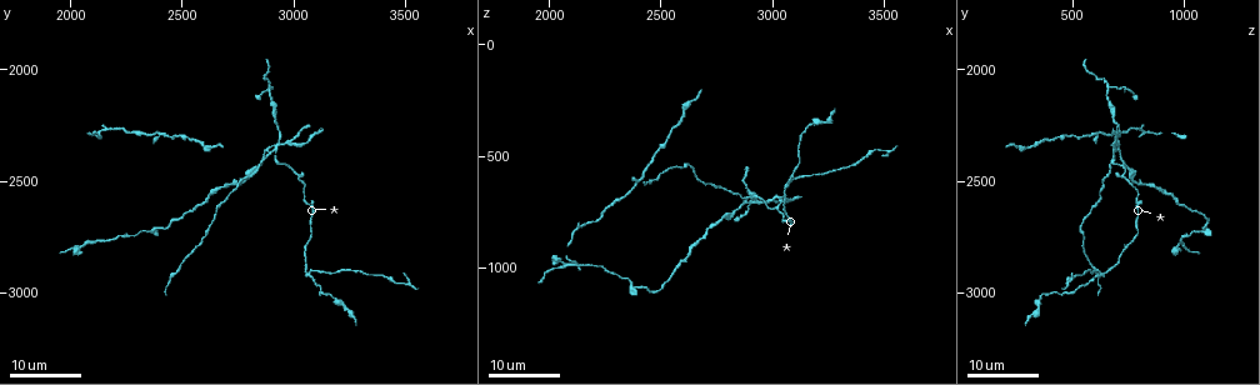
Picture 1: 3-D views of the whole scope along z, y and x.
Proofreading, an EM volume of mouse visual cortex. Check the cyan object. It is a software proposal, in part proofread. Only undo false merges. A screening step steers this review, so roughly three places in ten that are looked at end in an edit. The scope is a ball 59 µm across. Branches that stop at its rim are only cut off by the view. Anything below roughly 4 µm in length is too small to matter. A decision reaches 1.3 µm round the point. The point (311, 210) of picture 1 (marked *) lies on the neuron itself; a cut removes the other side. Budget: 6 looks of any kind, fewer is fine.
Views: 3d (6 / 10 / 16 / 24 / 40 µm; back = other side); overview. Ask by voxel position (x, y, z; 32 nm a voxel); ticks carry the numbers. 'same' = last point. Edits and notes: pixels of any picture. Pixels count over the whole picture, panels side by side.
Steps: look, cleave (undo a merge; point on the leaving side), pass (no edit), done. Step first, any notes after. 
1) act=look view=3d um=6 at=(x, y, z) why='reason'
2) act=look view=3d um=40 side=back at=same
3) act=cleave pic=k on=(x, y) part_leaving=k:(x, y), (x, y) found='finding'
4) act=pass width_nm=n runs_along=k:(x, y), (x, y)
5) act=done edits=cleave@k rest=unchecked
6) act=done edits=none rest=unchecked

act=look view=3d um=16 at=(2900, 2080, 660) why='branch point'

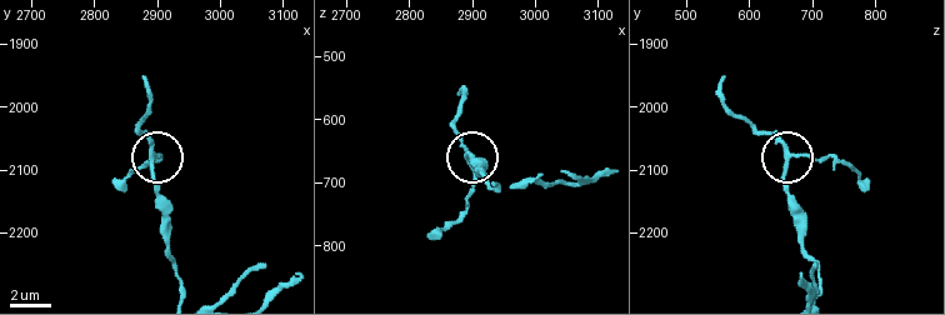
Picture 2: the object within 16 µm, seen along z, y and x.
act=look view=3d um=6 at=(2890, 2080, 665)

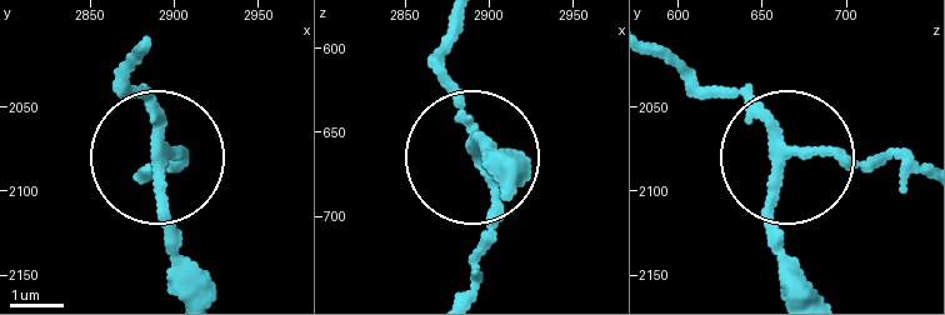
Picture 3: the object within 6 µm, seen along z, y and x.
act=pass arms=3 runs_along=3:(813, 288), (771, 208), (776, 168), (799, 154), (920, 163) found='all the same neuron'

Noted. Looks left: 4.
act=look view=3d um=16 at=(3060, 2900, 630) why='arms part here'

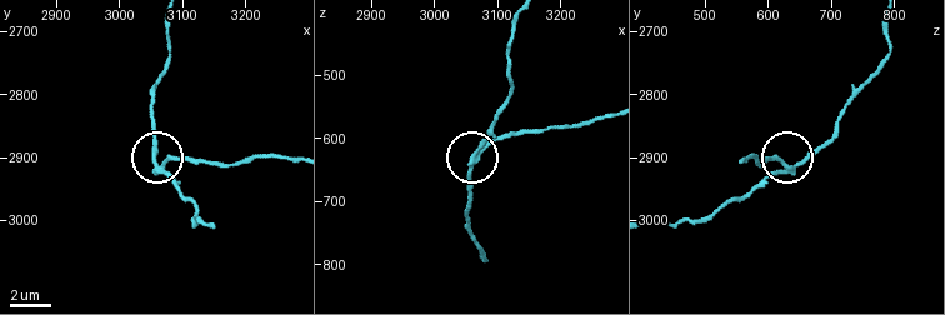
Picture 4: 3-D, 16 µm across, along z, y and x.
act=look view=3d um=10 at=(3070, 2915, 625)

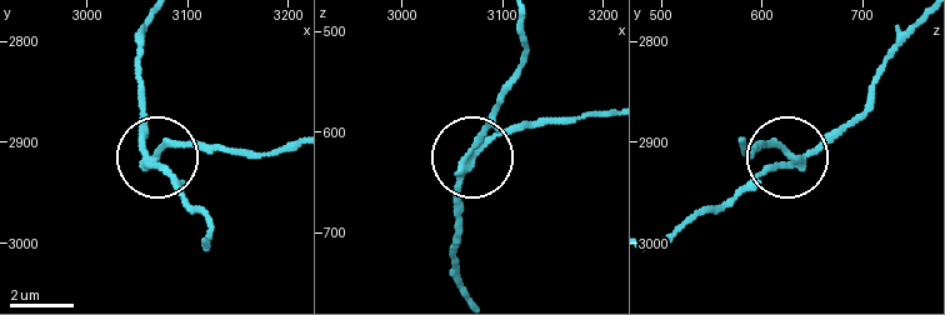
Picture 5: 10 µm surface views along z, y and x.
act=cleave pic=5 on=(188, 146) arms=3 found='two neurons meet here'

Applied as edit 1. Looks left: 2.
act=look view=3d um=24 at=(3180, 3030, 350) why='thick turns thin'

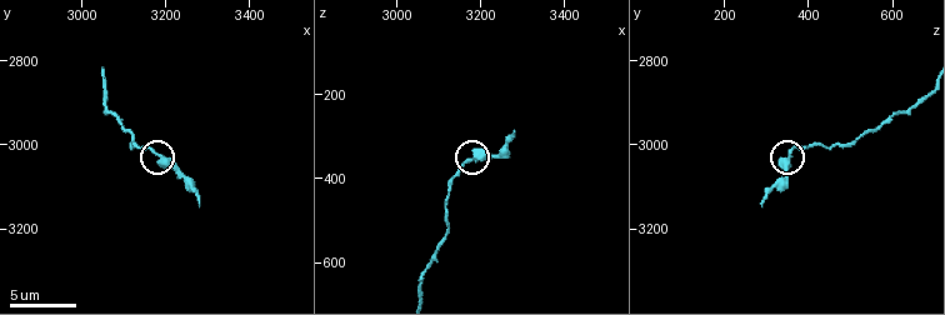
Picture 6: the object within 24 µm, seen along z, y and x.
act=look view=3d um=10 at=(3175, 3020, 355)

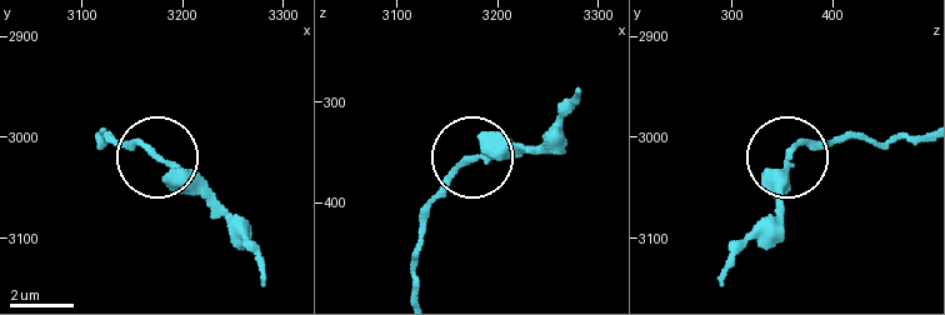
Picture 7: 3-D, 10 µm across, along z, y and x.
act=pass runs_along=7:(921, 135), (800, 145), (786, 159), (776, 213) found='one neuron here'

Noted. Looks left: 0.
act=done edits=cleave@5 rest=unchecked

